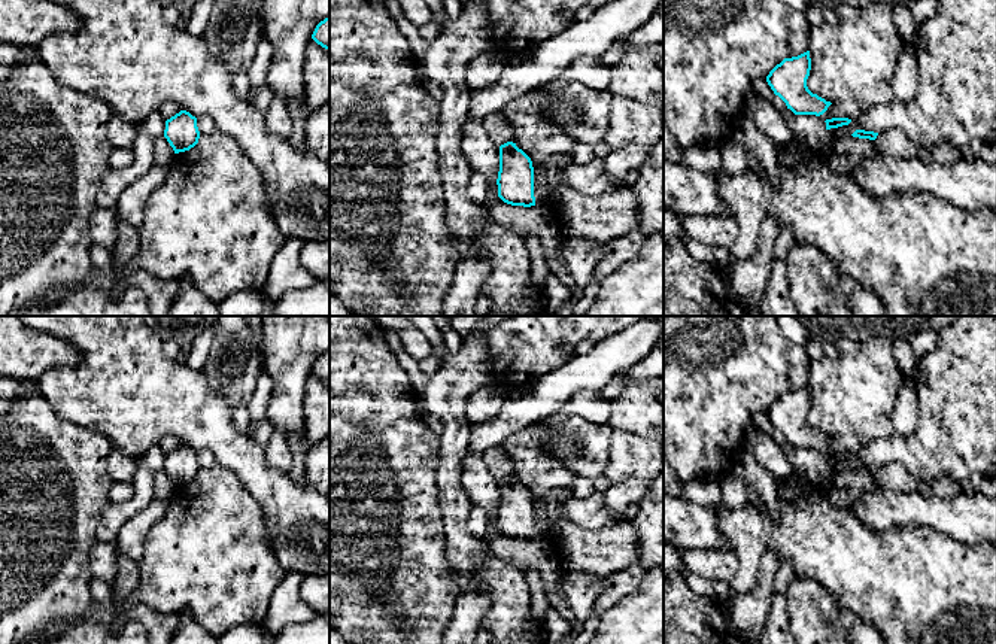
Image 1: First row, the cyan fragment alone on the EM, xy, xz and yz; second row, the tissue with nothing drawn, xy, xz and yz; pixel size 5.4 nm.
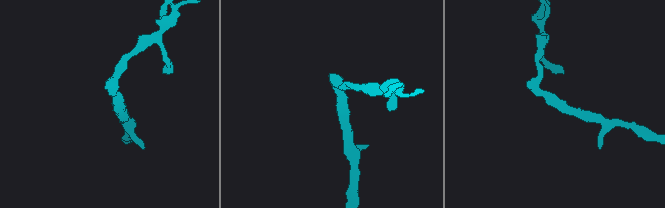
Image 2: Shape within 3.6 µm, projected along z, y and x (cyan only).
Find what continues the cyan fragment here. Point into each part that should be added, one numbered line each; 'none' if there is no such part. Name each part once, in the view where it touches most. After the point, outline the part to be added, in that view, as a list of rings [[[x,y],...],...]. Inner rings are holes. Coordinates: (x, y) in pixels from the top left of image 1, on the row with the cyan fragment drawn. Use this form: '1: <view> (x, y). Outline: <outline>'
none

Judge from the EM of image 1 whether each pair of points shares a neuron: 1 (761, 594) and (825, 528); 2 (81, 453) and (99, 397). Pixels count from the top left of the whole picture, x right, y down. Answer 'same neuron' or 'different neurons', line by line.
1: different neurons
2: different neurons

